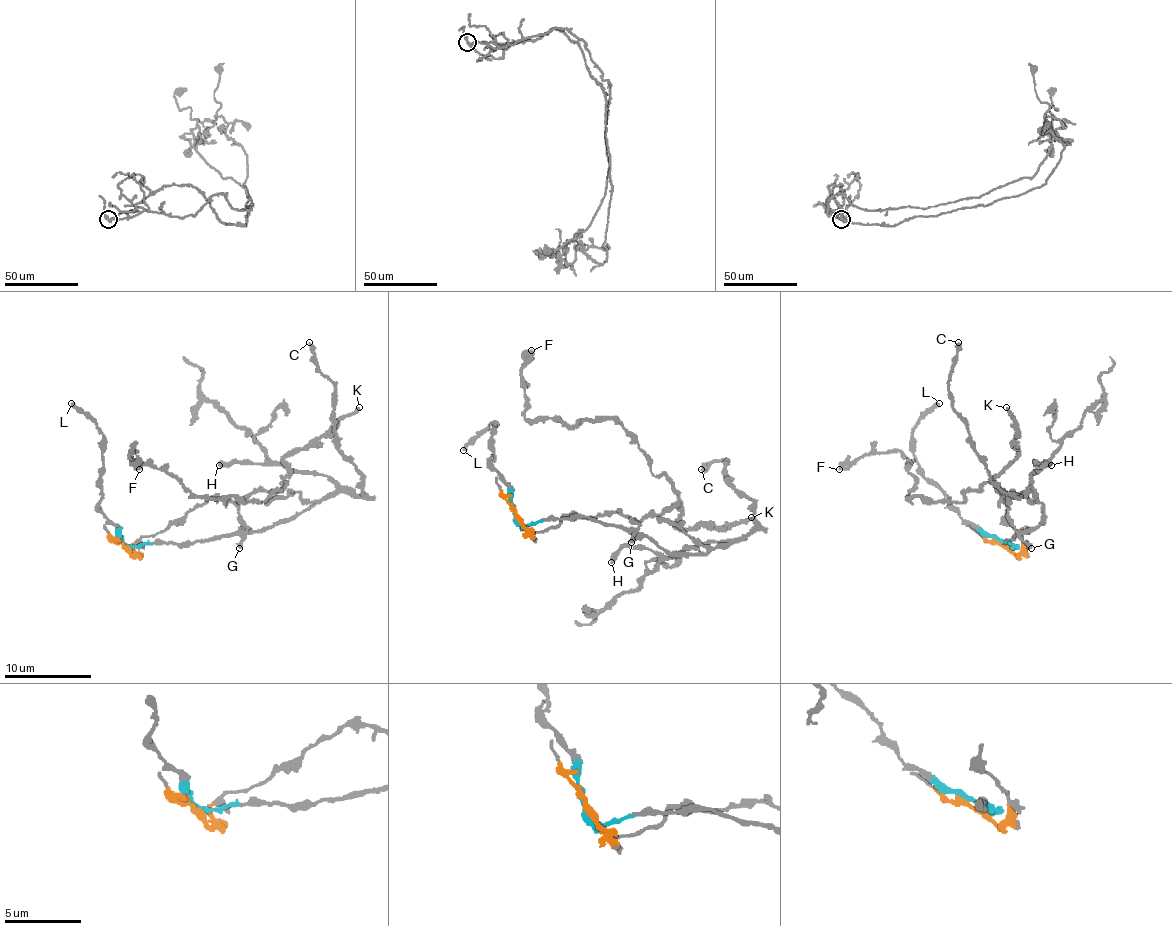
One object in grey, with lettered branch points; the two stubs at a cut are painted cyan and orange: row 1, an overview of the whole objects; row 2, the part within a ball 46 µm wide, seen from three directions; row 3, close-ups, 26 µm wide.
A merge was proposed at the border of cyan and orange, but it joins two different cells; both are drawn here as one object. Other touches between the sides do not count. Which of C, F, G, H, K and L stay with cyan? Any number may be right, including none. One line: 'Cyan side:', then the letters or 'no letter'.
Cyan side: C, H, L

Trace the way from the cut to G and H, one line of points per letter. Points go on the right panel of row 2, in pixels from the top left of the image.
G: (1003, 544), (1016, 555), (1021, 550), (1021, 537), (1008, 524), (1006, 502), (1001, 498), (1014, 531), (1032, 548)
H: (1006, 544), (1014, 546), (1006, 542), (1040, 522), (1032, 474), (1045, 463), (1036, 463), (1051, 466)

